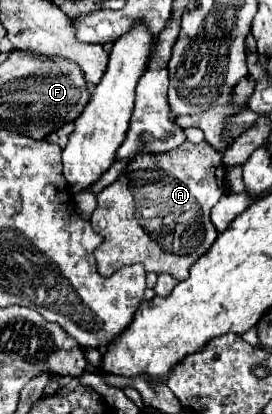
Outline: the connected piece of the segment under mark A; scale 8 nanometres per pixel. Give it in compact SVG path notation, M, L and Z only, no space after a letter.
M184 142L184 146L178 146L166 154L140 154L128 162L120 176L96 196L98 206L90 222L92 228L104 238L94 252L98 270L104 276L110 276L122 266L144 264L146 272L172 274L176 280L186 280L190 266L208 252L218 236L214 224L210 222L210 210L224 194L224 176L226 168L222 164L222 156L208 142Z

